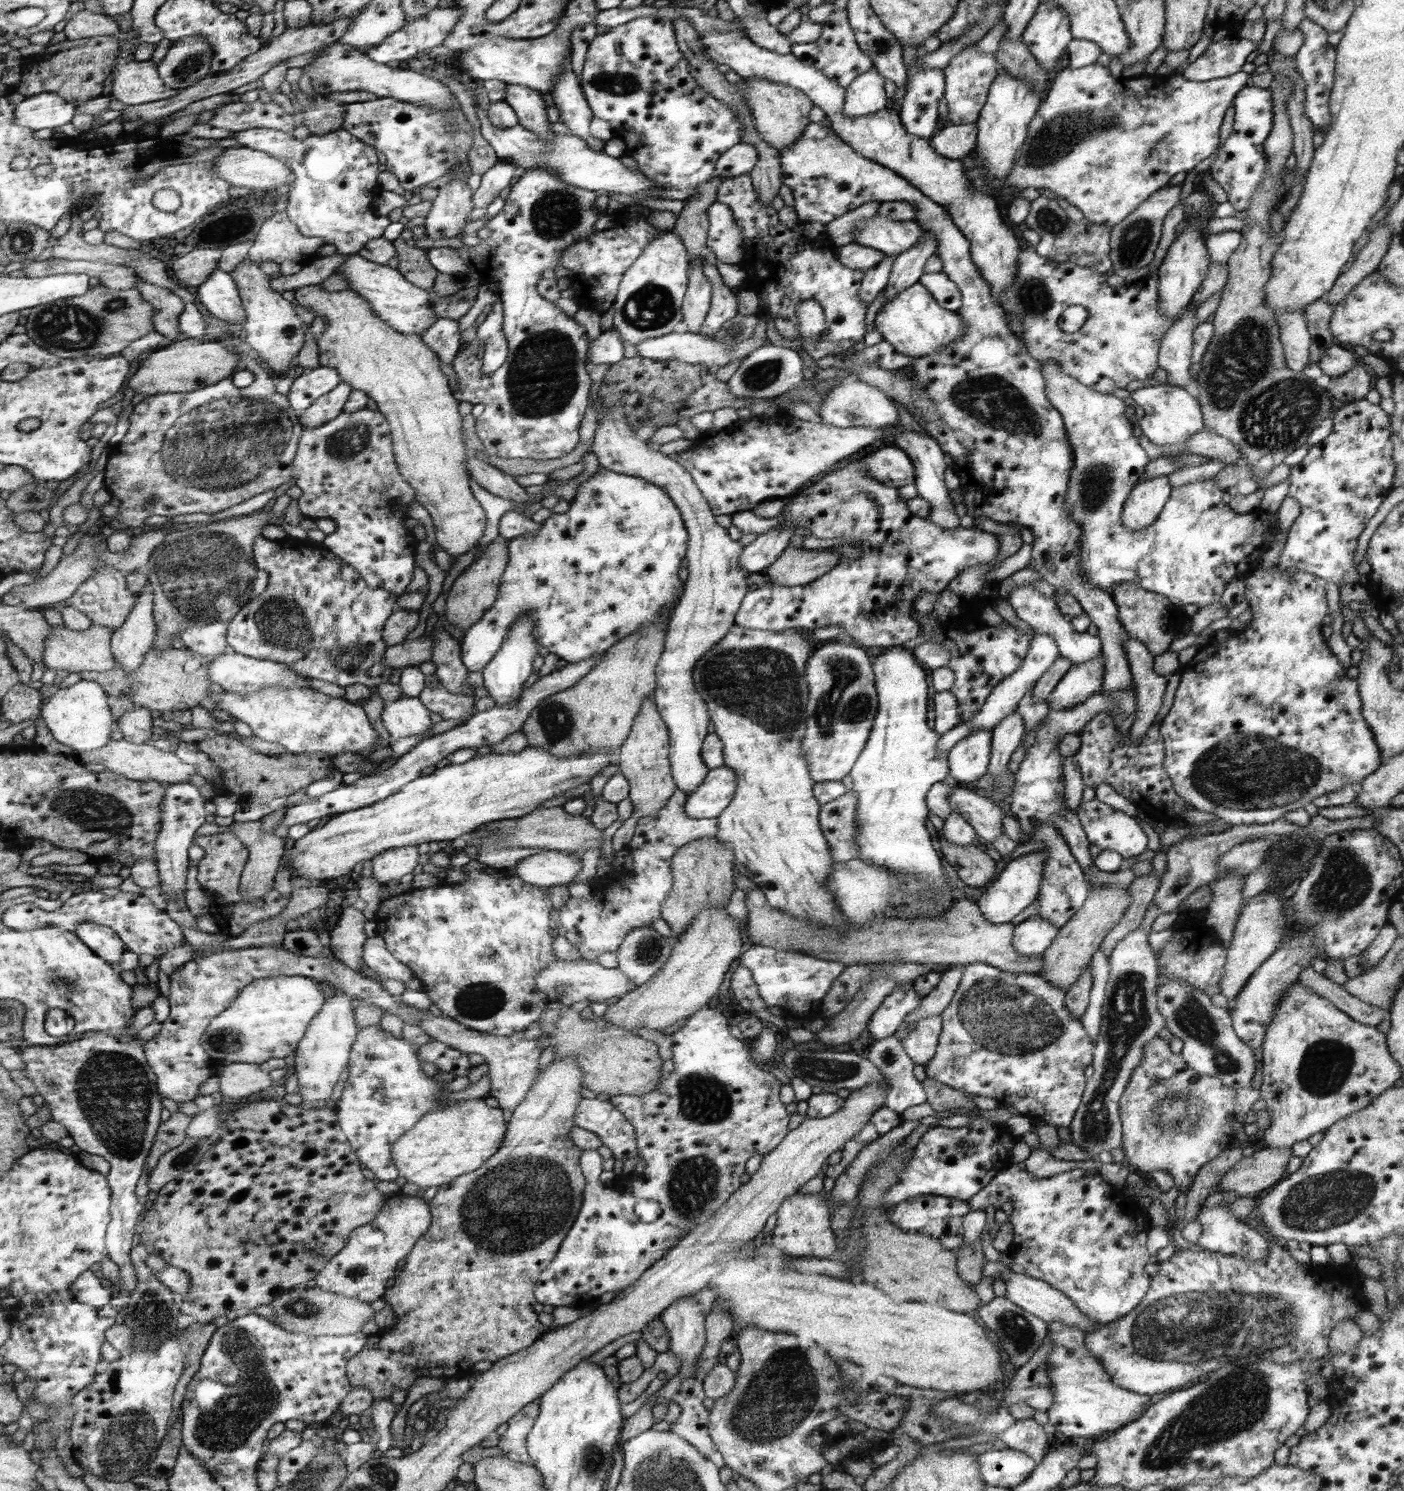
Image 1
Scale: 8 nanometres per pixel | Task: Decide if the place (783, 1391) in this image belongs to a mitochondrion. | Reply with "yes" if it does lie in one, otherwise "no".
yes

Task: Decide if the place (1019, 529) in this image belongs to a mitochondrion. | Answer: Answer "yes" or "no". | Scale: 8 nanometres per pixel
no

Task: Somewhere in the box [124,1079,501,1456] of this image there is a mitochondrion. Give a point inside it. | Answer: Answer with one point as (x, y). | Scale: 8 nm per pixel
(228, 1423)

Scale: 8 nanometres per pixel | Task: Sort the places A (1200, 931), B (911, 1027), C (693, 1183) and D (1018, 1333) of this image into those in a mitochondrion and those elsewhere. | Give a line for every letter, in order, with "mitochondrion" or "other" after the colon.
A: other
B: other
C: mitochondrion
D: mitochondrion

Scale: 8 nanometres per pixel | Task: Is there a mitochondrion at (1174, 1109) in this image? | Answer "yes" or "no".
yes

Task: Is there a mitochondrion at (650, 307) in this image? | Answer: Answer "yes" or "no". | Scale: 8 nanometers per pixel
yes

